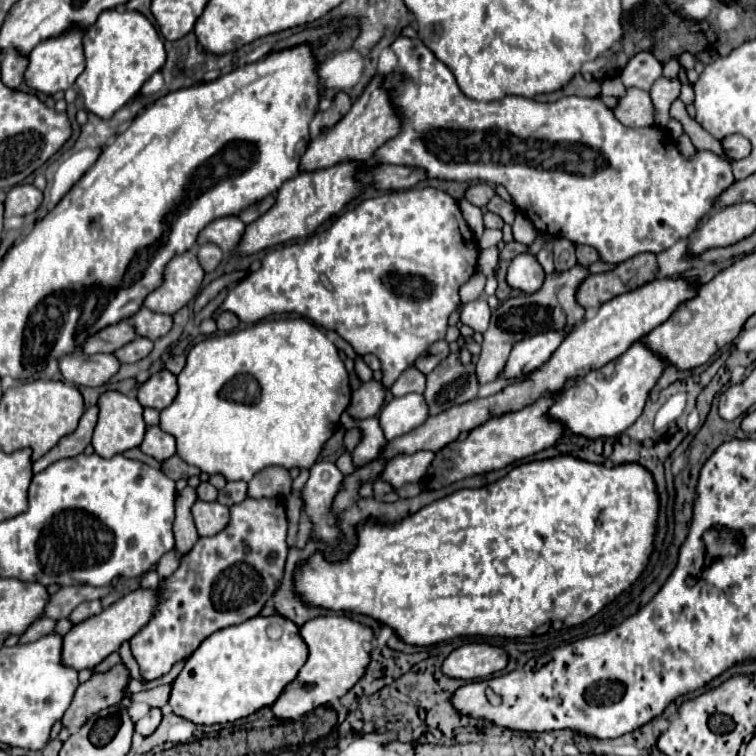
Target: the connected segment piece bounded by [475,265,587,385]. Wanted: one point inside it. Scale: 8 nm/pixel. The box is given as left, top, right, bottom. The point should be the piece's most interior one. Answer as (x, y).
(554, 307)

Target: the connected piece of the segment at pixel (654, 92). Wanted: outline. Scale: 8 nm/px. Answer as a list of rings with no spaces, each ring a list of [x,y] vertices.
[[[659,77],[649,95],[651,95],[651,103],[653,103],[653,113],[655,113],[655,125],[657,127],[667,127],[667,119],[669,119],[669,107],[671,103],[679,97],[679,89],[681,89],[681,81],[679,79],[665,79]]]

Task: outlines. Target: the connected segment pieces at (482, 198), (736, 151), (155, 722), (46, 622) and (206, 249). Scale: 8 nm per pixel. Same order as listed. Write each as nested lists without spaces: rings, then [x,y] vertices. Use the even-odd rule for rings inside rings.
[[[477,183],[477,185],[471,185],[465,193],[465,199],[477,207],[485,207],[489,203],[489,199],[495,195],[493,187],[487,185],[487,183]]]
[[[727,135],[727,137],[723,137],[721,147],[723,147],[723,153],[725,153],[725,157],[729,161],[745,159],[751,153],[751,143],[743,135]]]
[[[151,709],[143,719],[139,719],[135,723],[135,731],[141,733],[143,737],[147,737],[159,727],[159,723],[161,723],[161,709]]]
[[[41,617],[41,619],[37,619],[37,621],[27,629],[27,633],[21,637],[19,643],[31,643],[31,641],[37,641],[39,637],[53,633],[55,625],[57,625],[55,619],[51,619],[51,617]]]
[[[205,243],[205,245],[201,245],[201,247],[197,249],[197,259],[199,259],[199,263],[203,265],[203,271],[205,271],[205,273],[215,271],[215,267],[217,267],[219,261],[221,261],[221,257],[223,257],[223,253],[221,253],[221,249],[219,249],[215,243]]]

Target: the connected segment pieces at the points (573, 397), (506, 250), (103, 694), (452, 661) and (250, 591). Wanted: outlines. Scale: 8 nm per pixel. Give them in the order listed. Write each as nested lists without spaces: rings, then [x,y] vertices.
[[[635,341],[623,355],[607,365],[593,369],[587,377],[581,377],[569,391],[559,395],[559,401],[549,409],[549,415],[565,425],[569,433],[583,437],[613,437],[623,433],[641,415],[649,391],[661,377],[667,361],[655,355],[643,341]]]
[[[511,241],[511,243],[507,243],[507,245],[499,251],[499,261],[509,261],[509,259],[513,259],[515,255],[525,253],[525,251],[527,251],[527,245],[521,245],[521,243],[517,243],[517,241]]]
[[[115,663],[109,671],[93,673],[89,681],[79,685],[73,703],[61,719],[63,727],[75,733],[91,715],[125,699],[129,681],[131,673],[125,667],[125,663]]]
[[[467,643],[455,649],[441,665],[443,675],[451,679],[485,679],[507,665],[507,653],[501,647],[487,643]]]
[[[247,497],[245,501],[231,505],[229,525],[213,537],[201,537],[195,543],[195,547],[183,557],[179,569],[171,577],[161,581],[163,601],[157,607],[155,617],[129,641],[133,657],[139,663],[141,677],[145,681],[153,681],[167,675],[177,661],[189,657],[211,633],[255,617],[261,611],[261,607],[273,597],[277,583],[283,577],[283,567],[287,559],[285,537],[287,537],[287,517],[285,517],[285,501],[281,497],[273,499]]]

